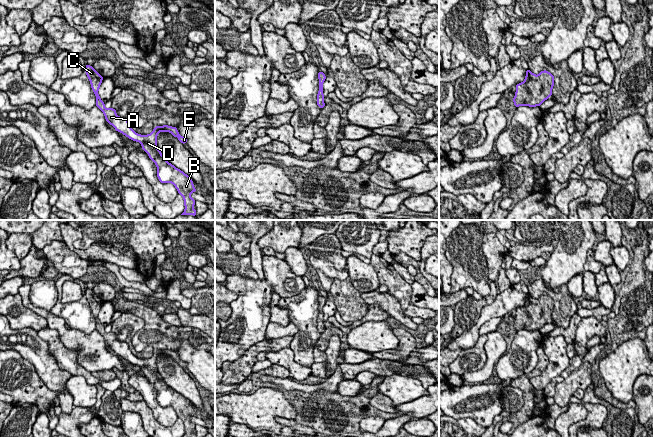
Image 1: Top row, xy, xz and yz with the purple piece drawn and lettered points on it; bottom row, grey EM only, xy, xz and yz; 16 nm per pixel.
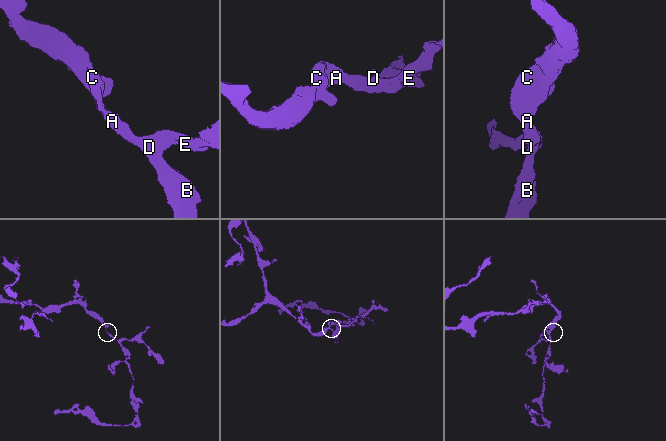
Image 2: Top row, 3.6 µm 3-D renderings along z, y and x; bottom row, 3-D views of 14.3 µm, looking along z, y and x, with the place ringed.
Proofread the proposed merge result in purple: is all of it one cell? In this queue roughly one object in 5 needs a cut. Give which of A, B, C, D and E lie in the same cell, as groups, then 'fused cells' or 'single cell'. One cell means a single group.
A B C D E | single cell

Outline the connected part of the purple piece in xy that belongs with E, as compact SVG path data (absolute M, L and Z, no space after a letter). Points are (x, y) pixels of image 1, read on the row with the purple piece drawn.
M88 64L85 67L85 72L96 96L96 106L103 112L106 121L112 125L116 131L142 145L142 150L148 154L149 158L157 166L157 177L161 183L172 183L175 186L178 194L180 194L184 199L185 210L181 215L196 216L196 210L193 208L195 200L191 198L191 193L196 192L192 179L183 171L169 163L157 147L157 135L162 131L171 133L183 144L187 142L187 139L179 134L176 127L168 125L156 126L154 127L153 132L148 135L136 133L130 127L126 118L119 117L116 114L116 110L112 107L108 109L105 107L104 102L98 95L98 90L103 77L93 68L93 66Z

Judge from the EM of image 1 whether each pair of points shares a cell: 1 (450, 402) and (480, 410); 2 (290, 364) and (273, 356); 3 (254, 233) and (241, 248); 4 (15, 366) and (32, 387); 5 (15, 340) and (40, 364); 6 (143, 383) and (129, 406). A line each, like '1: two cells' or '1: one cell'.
1: one cell
2: one cell
3: two cells
4: one cell
5: one cell
6: two cells

